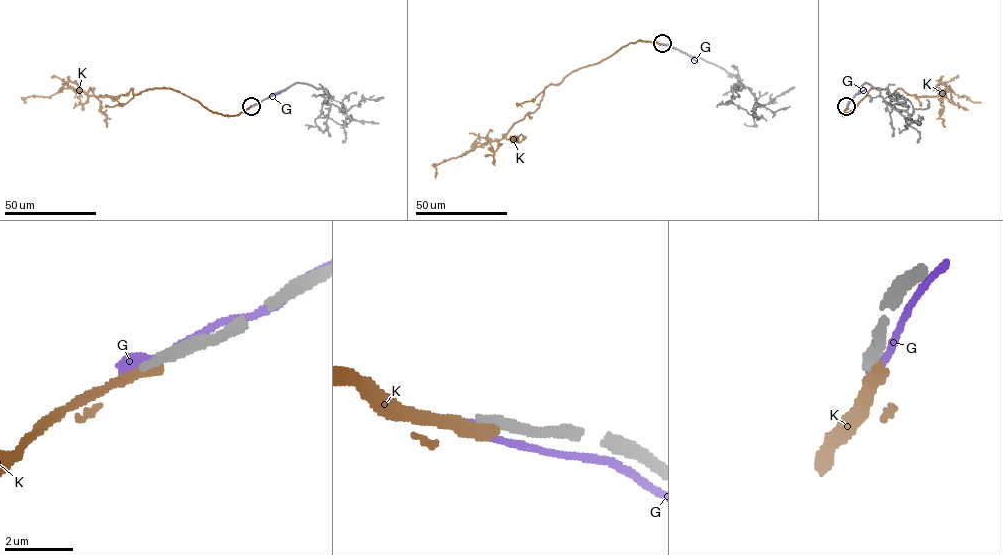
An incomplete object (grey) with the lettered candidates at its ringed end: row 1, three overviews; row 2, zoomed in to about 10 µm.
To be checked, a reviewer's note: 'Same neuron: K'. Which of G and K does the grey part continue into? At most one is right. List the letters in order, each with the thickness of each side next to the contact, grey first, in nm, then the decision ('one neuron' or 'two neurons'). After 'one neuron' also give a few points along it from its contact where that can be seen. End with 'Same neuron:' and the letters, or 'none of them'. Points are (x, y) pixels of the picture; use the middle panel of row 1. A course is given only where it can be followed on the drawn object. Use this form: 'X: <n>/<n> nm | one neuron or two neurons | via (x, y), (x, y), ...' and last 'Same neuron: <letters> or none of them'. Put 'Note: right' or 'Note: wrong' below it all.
G: 320/440 nm | two neurons
K: 360/400 nm | two neurons
Same neuron: none of them
Note: wrong

